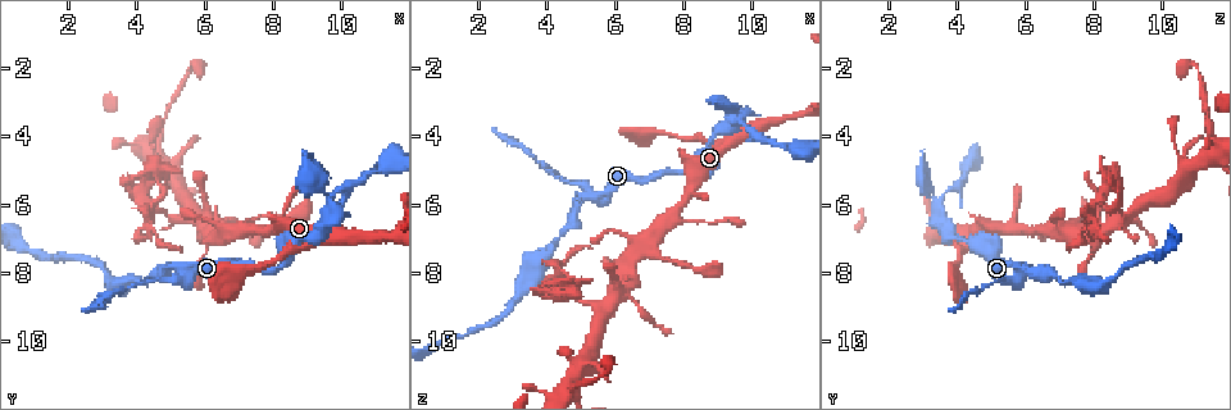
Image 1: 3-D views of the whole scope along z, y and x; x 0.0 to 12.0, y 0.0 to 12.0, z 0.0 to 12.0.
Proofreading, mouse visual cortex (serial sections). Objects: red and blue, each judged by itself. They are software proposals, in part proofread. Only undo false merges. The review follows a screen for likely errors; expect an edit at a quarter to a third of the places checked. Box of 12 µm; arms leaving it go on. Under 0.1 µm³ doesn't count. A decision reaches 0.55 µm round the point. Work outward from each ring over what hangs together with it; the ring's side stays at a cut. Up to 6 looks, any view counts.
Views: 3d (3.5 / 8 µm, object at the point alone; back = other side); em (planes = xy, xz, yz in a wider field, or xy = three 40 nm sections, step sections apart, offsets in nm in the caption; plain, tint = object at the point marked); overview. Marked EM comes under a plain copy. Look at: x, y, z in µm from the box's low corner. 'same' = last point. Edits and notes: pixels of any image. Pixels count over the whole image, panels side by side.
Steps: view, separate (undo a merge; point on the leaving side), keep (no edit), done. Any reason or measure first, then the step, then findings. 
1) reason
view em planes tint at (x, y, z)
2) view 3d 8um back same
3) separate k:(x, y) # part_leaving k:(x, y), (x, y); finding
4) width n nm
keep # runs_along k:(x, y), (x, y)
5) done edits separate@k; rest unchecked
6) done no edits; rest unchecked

sudden change in width
view 3d 3.5um at (8.7, 7.1, 4.5)

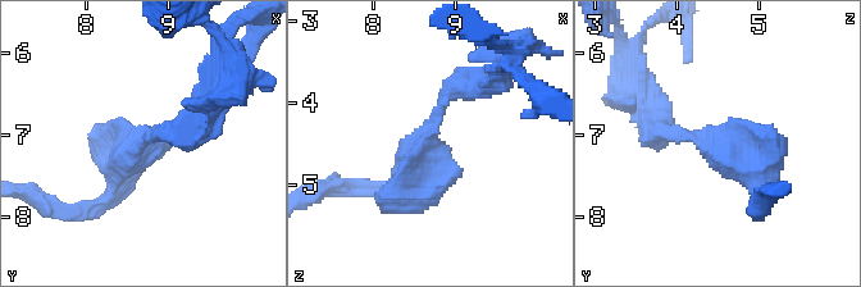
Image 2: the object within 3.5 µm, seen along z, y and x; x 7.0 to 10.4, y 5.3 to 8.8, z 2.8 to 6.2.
shape alone is not enough
view em xy step 2 tint at (8.70, 7.05, 4.50)

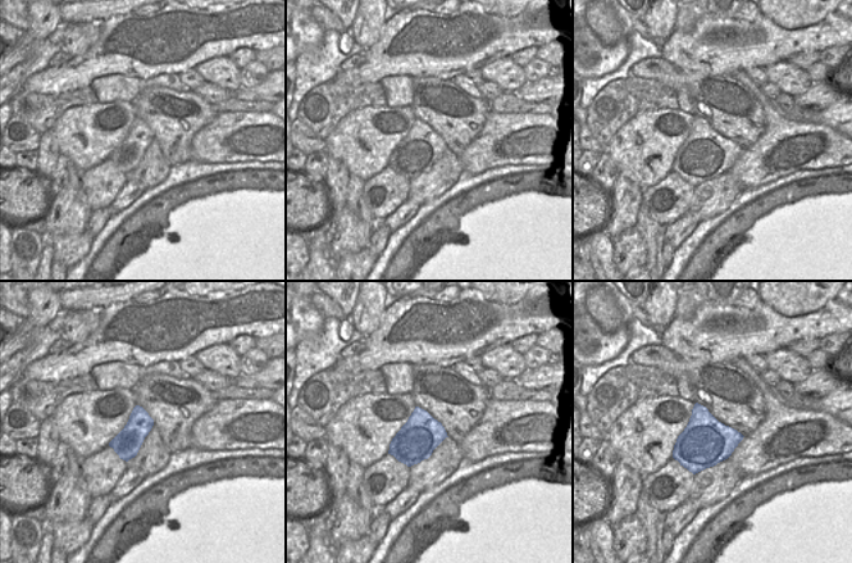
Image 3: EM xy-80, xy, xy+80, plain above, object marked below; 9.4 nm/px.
arm_widths 200, 350 nm
keep # one cell here

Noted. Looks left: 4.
a narrow waist
view 3d 8um at (9.7, 6.0, 3.5)

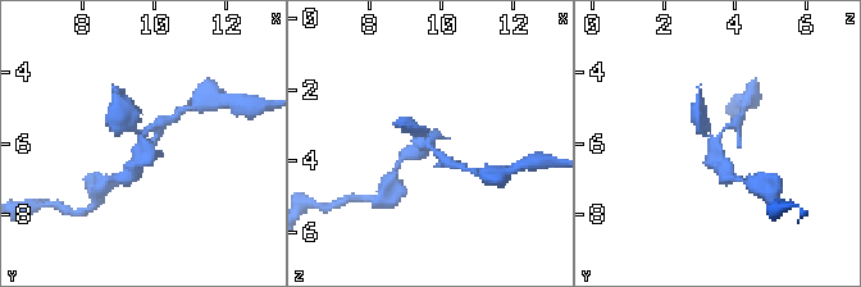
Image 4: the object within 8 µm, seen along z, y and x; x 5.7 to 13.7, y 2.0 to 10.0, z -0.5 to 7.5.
zoom in
view 3d 3.5um at (9.6, 6.0, 3.4)

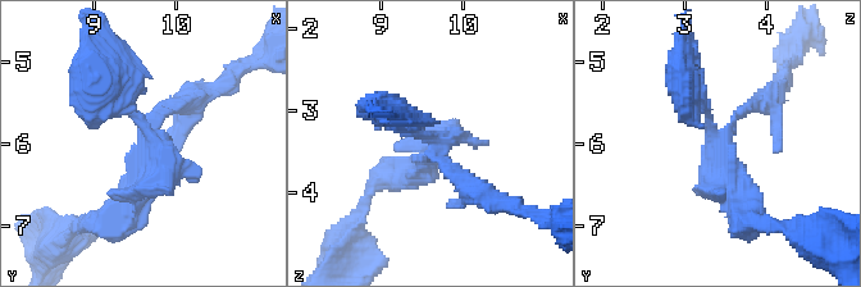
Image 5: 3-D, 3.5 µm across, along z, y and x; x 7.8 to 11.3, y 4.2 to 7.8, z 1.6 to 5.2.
arm_widths 200, 250, 300 nm
keep # one cell here

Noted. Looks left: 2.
done no edits; rest unchecked

